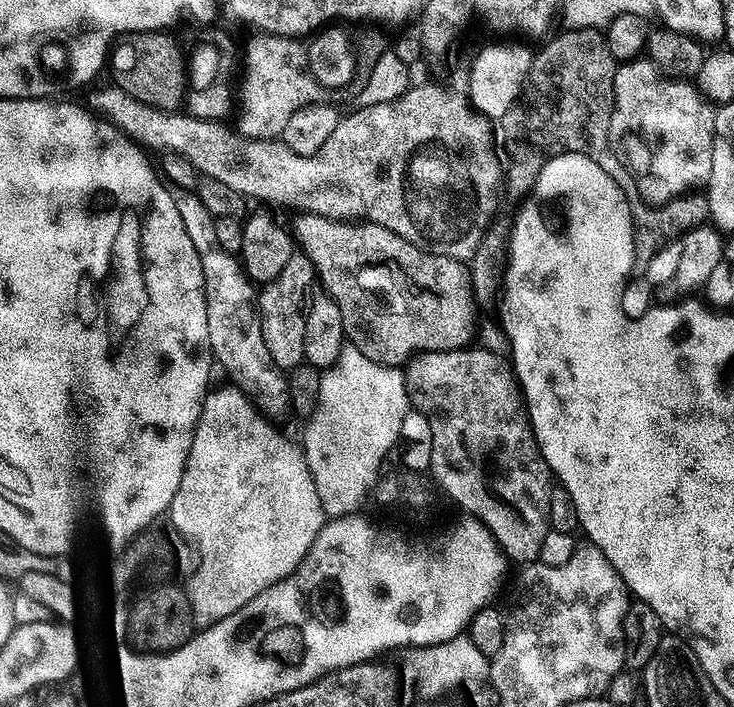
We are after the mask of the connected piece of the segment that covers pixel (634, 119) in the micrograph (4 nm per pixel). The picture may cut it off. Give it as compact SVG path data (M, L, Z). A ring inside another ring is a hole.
M641 58L625 61L617 67L614 74L614 98L616 102L612 105L608 132L620 160L627 166L638 186L643 203L664 206L669 200L679 200L685 194L707 185L712 165L712 131L716 108L704 99L695 83L665 78L649 59Z

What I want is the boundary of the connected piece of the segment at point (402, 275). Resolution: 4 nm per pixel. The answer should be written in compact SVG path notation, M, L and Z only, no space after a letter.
M305 212L297 217L294 236L299 247L315 266L319 283L325 286L323 289L342 310L345 333L356 339L355 347L361 348L368 358L379 364L404 366L421 352L449 352L473 343L478 301L467 263L423 252L406 242L406 238L386 230L386 226L330 220L317 212Z

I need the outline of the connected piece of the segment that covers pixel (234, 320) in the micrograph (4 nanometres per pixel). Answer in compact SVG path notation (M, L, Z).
M168 184L170 198L174 198L174 206L186 226L186 234L190 234L190 242L194 242L194 250L198 250L202 262L202 276L204 278L204 297L206 298L206 326L212 354L217 365L220 364L233 376L235 387L245 396L251 398L261 413L268 418L277 418L290 408L289 377L275 364L267 349L263 337L263 326L257 309L257 289L253 280L244 273L243 263L235 255L220 248L215 224L217 217L212 216L210 210L203 205L202 198L196 190L183 188L177 184Z

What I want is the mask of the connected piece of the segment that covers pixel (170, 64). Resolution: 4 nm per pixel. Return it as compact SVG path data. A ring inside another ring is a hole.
M164 30L134 32L113 43L110 49L110 72L112 68L115 87L132 95L138 102L161 110L176 110L181 107L186 92L186 56L183 51L180 53L179 46L168 35Z

